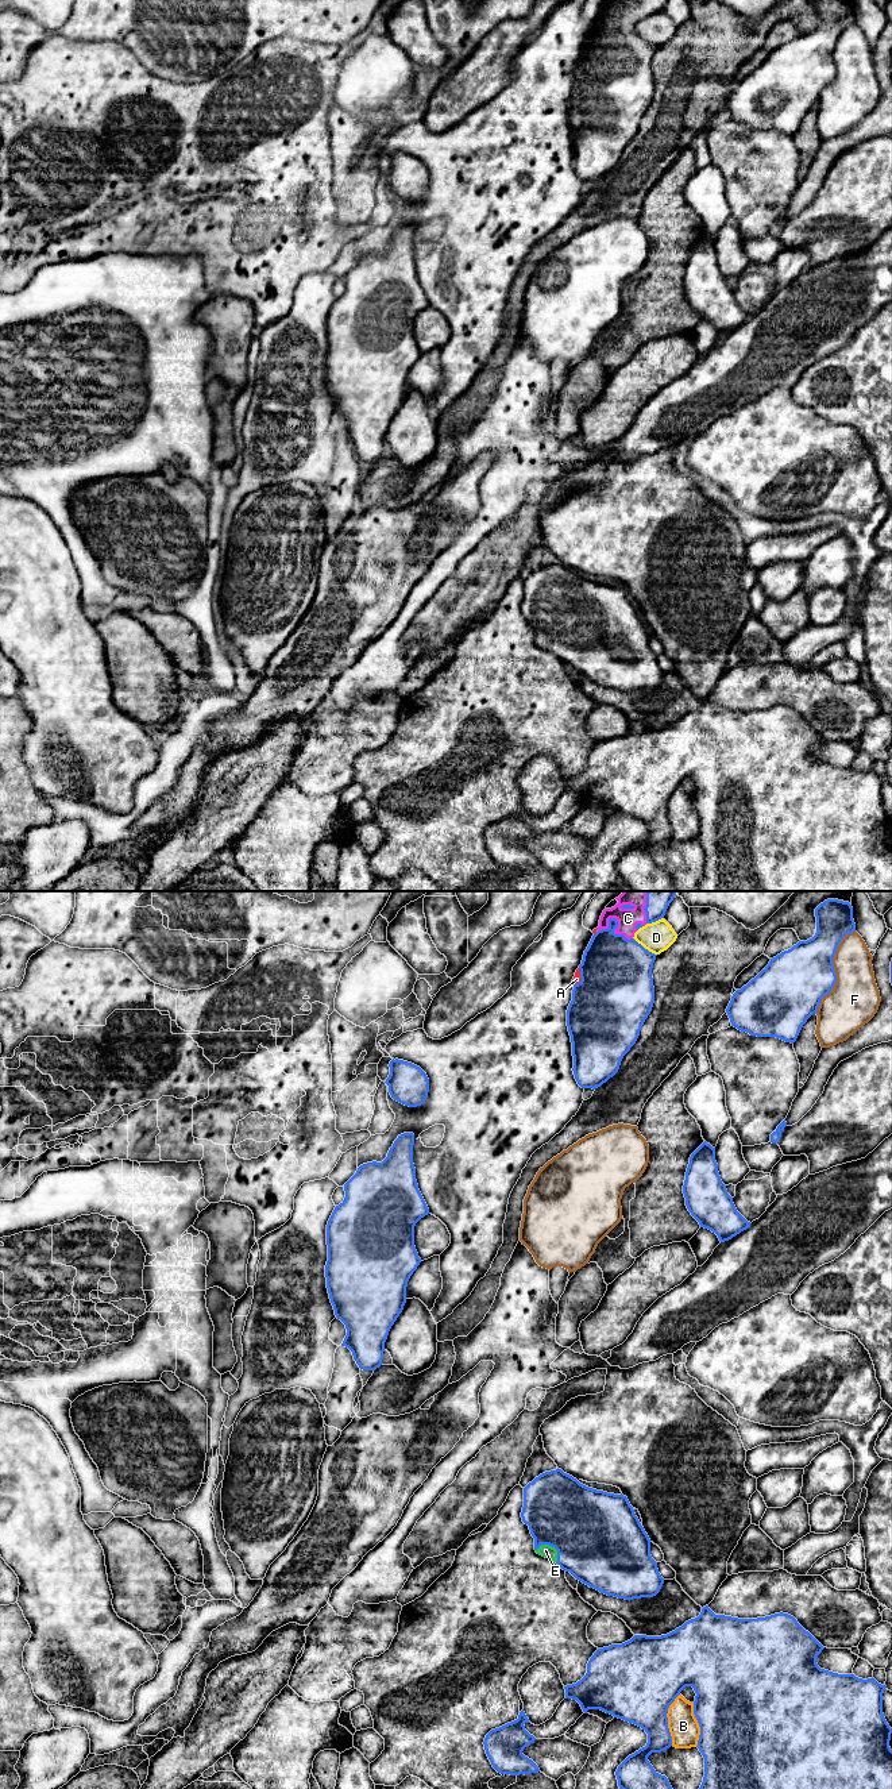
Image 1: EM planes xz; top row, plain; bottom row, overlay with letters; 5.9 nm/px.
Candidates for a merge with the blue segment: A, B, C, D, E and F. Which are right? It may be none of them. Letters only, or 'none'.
A, B, C, E

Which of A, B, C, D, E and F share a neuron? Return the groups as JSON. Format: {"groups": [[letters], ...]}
{"groups": [["A", "B", "C", "E"], ["D"], ["F"]]}

